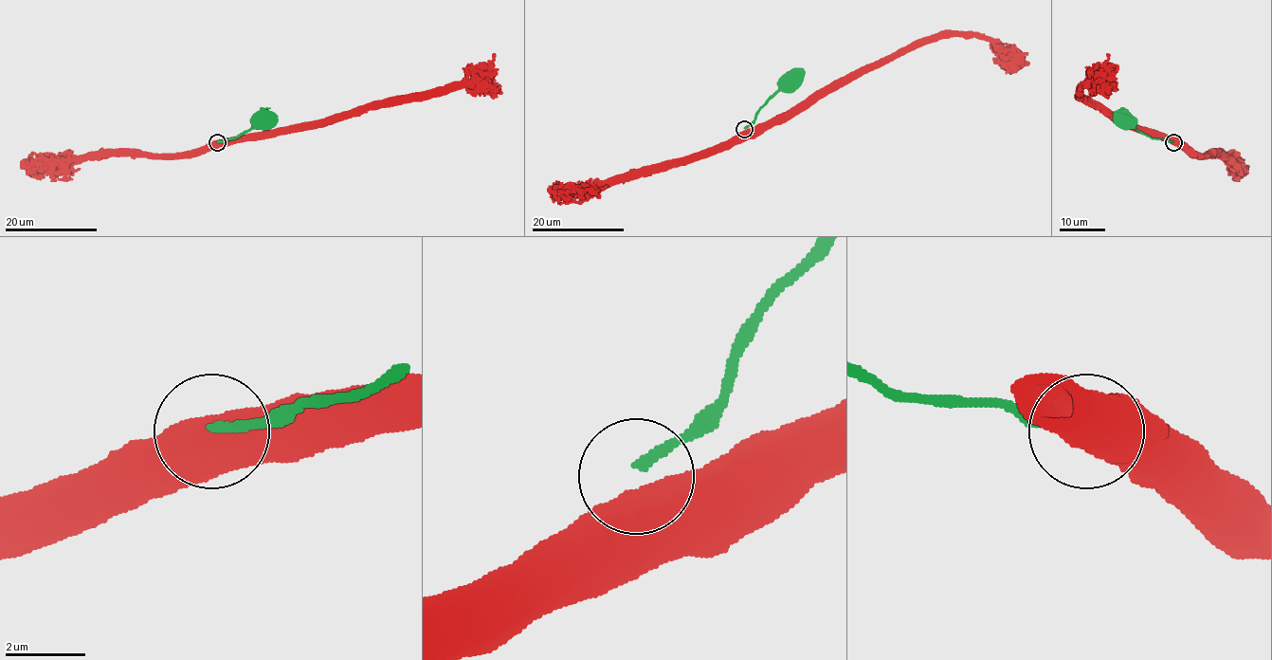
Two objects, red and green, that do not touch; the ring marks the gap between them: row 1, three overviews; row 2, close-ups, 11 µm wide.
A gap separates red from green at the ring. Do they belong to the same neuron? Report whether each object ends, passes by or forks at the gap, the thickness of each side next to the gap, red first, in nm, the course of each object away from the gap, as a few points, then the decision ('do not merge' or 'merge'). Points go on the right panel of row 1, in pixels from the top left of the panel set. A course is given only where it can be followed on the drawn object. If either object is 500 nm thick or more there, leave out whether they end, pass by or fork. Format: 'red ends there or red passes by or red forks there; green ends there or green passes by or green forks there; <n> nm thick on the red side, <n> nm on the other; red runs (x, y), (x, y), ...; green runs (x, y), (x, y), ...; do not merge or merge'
800 nm thick on the red side, 240 nm on the other; red runs (1174, 142), (1169, 137), (1126, 126), (1115, 116), (1093, 105), (1080, 93), (1108, 60), (1106, 53); green runs (1173, 141), (1153, 138), (1128, 128), (1122, 122), (1125, 119); do not merge

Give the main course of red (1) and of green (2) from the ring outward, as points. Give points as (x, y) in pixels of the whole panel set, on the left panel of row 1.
1: (218, 142), (236, 142), (321, 126), (343, 116), (354, 116), (418, 94), (447, 93), (463, 87), (495, 53)
2: (218, 141), (234, 138), (257, 128), (264, 119)

